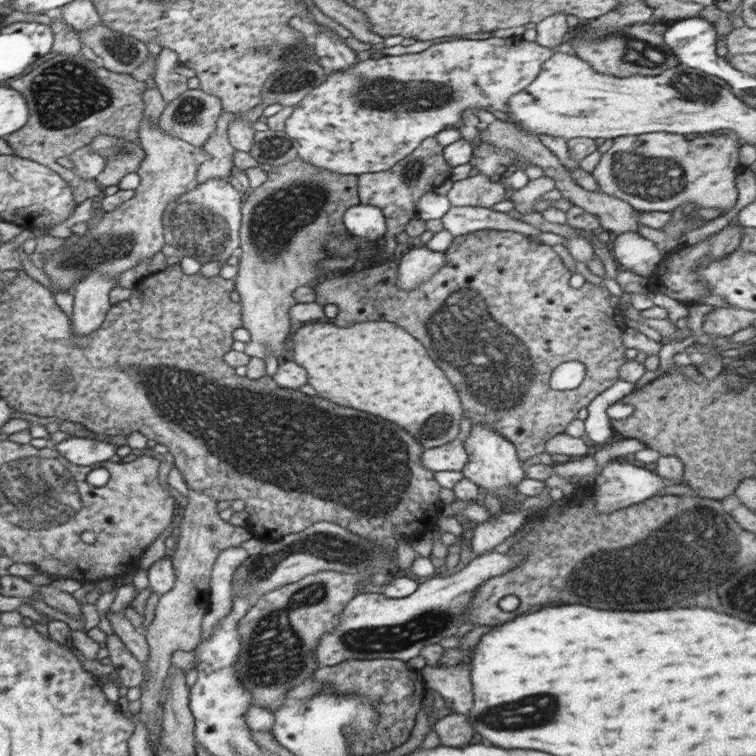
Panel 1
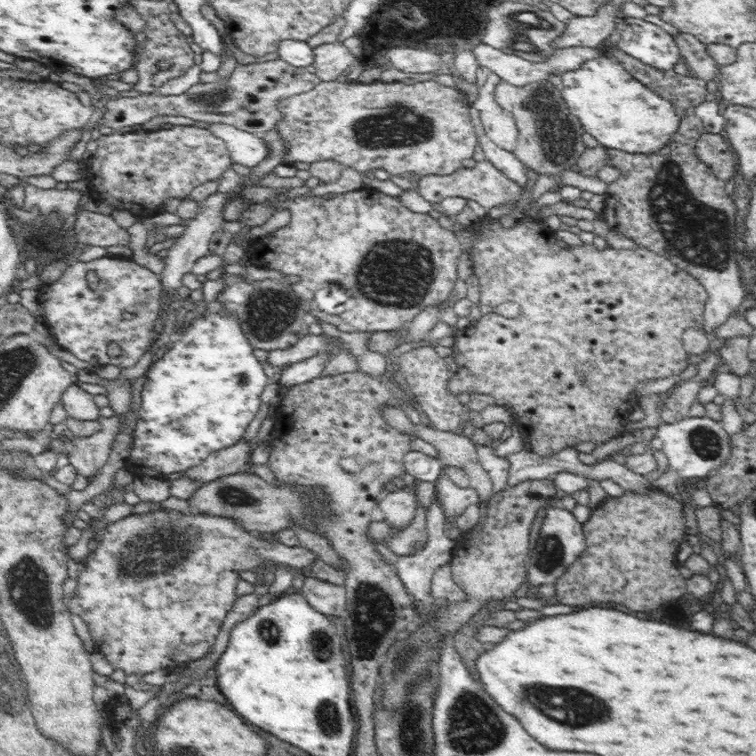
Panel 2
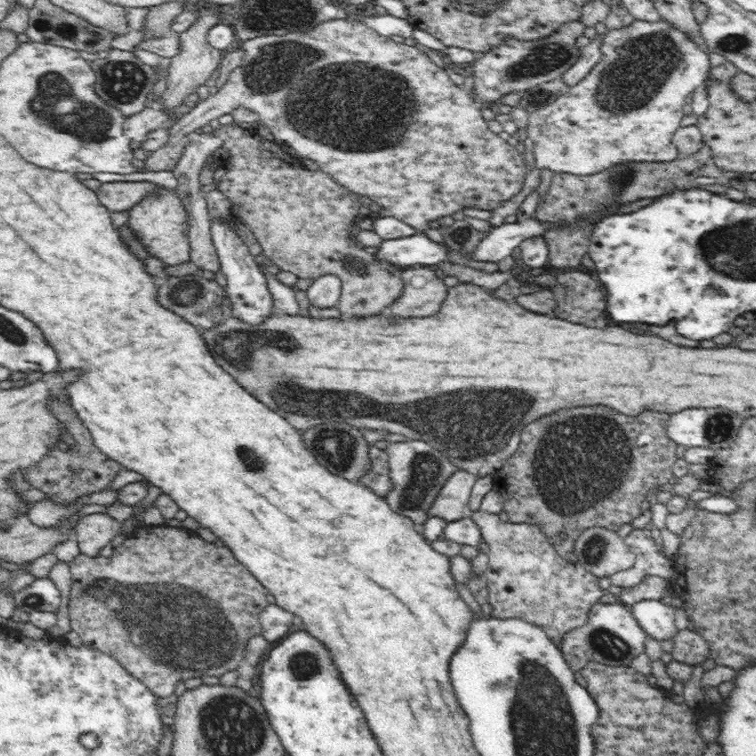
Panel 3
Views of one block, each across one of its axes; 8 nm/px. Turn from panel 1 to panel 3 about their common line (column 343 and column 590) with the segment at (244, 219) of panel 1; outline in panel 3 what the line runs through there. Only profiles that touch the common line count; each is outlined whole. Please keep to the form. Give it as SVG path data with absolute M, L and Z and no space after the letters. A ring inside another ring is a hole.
M704 144L698 152L673 161L661 163L655 161L625 162L608 167L597 173L586 176L576 176L567 173L555 172L551 178L548 191L539 200L533 219L540 222L549 222L555 229L548 229L544 240L548 245L548 260L546 265L552 268L576 268L582 264L582 258L588 254L586 243L594 230L595 224L602 216L610 216L618 206L642 200L642 198L658 198L674 189L692 189L694 180L698 178L714 178L718 184L726 184L732 178L741 176L734 171L725 171L716 166L710 147ZM596 214L597 217L587 225L580 227L574 222L580 216Z

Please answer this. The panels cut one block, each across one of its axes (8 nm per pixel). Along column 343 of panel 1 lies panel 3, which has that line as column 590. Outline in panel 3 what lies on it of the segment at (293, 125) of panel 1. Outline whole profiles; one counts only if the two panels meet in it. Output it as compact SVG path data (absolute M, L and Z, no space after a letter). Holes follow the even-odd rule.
M660 18L656 22L646 22L636 19L630 25L619 28L608 30L604 36L602 46L600 46L602 51L602 58L600 62L588 72L584 77L584 80L578 82L573 87L570 87L570 90L564 94L564 96L558 97L552 103L536 108L535 110L529 111L528 122L525 127L528 133L528 138L532 141L533 154L535 158L534 168L527 169L526 178L524 179L524 184L518 192L512 198L504 200L497 208L494 208L492 217L489 218L488 223L490 226L499 227L504 222L512 219L521 203L525 198L533 192L538 185L540 184L540 170L548 169L552 172L561 172L567 173L570 175L576 176L586 176L592 173L600 172L601 170L607 169L608 167L619 165L625 162L646 162L646 161L655 161L655 162L669 162L673 161L676 157L679 156L678 148L674 146L672 138L677 132L677 128L680 126L680 121L684 116L682 108L686 104L686 98L692 95L696 89L703 88L707 76L709 75L710 67L710 58L708 57L708 52L702 50L700 45L696 41L690 39L690 36L686 35L685 32L680 31L680 29L674 27L672 23Z

